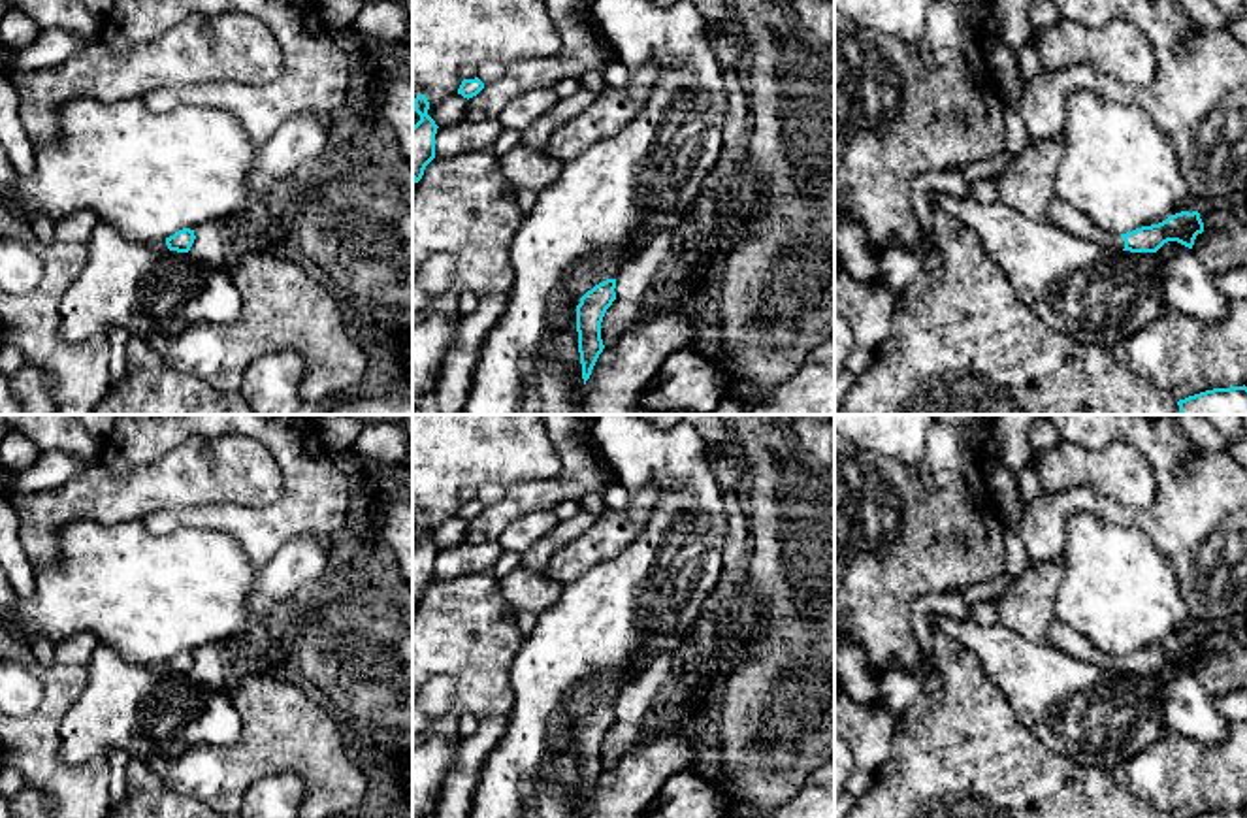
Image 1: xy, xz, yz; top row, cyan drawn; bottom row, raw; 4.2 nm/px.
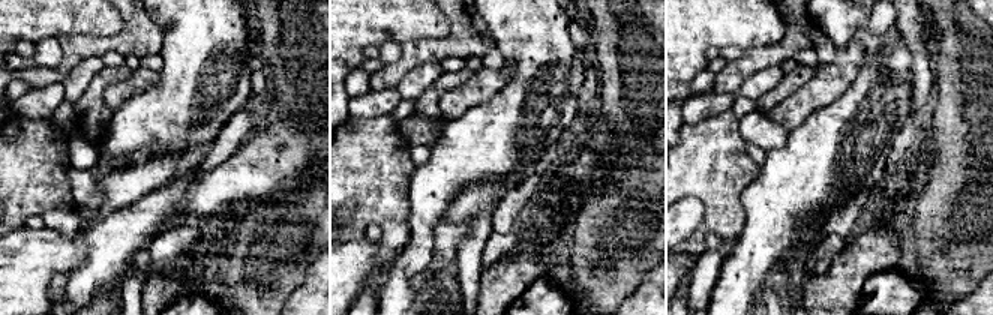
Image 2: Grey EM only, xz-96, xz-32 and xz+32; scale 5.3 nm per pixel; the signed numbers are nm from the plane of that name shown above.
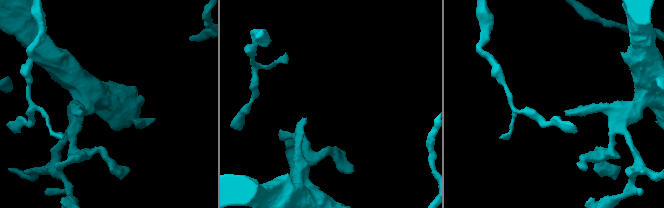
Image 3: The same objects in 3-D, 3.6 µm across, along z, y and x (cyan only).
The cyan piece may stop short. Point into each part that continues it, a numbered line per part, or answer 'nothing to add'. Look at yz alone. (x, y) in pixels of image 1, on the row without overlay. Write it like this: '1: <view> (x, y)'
1: yz (1061, 636)

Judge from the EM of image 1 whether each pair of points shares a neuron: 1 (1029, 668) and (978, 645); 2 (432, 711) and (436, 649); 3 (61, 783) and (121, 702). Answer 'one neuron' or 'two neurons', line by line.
1: one neuron
2: two neurons
3: two neurons

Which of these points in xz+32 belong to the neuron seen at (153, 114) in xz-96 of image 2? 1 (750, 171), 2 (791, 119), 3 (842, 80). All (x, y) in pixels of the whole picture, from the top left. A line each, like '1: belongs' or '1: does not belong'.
1: does not belong
2: does not belong
3: does not belong

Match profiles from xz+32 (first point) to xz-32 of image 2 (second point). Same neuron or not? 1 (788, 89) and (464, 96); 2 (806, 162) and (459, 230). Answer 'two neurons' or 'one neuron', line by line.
1: two neurons
2: two neurons

